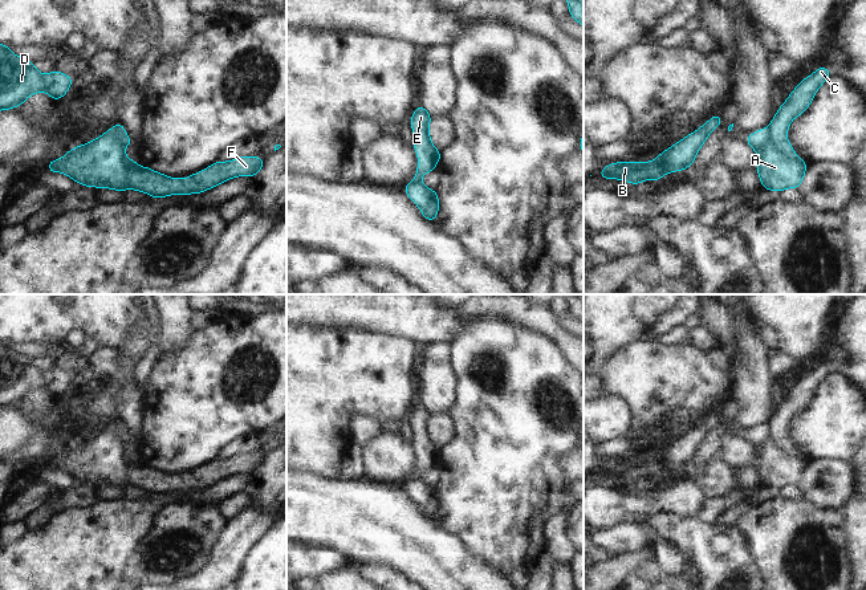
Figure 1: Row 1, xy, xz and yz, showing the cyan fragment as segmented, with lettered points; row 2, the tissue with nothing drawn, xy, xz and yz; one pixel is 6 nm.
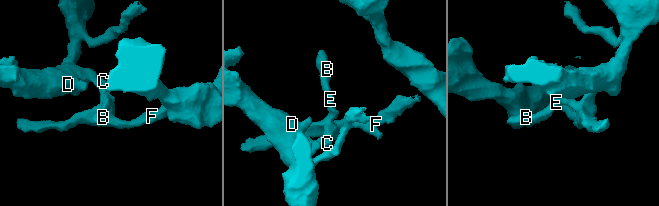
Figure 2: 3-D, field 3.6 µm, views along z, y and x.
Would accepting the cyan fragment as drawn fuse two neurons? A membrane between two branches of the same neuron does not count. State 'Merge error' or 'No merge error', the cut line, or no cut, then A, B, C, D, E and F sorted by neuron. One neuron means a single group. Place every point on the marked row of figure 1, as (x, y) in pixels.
Merge error. Split along yz (768, 126), (771, 139), (781, 150), (800, 159). Groups: A B E F / C D

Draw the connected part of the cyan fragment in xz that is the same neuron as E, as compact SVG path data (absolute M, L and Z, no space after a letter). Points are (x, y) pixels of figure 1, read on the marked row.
M420 103L410 118L410 125L414 131L412 146L418 156L418 168L411 183L419 184L424 174L435 170L442 156L442 152L435 148L430 139L431 119L432 117Z

